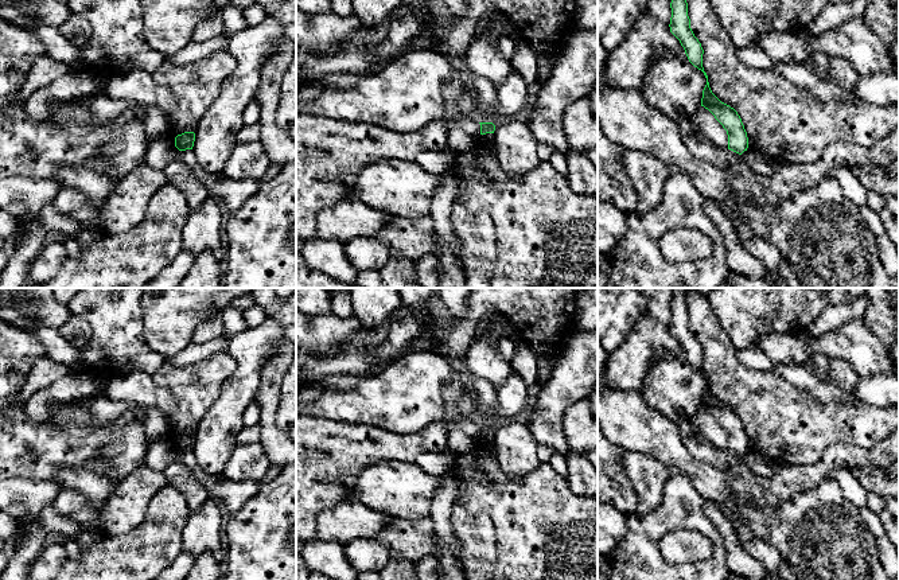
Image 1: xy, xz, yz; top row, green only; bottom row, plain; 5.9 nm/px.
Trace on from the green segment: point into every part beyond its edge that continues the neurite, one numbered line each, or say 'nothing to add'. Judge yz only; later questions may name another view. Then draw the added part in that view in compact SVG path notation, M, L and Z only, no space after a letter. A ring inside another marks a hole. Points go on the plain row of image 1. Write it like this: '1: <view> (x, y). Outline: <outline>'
nothing to add

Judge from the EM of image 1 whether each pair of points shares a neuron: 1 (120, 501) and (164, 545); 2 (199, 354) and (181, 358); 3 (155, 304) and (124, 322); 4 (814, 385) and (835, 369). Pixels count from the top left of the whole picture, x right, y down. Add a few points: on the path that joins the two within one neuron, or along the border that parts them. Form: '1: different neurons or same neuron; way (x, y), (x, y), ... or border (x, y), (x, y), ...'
1: different neurons; border (155, 493), (146, 516), (125, 533), (112, 536)
2: same neuron; way (195, 354), (185, 358)
3: different neurons; border (139, 302), (143, 318), (143, 339), (146, 342)
4: different neurons; border (828, 378), (852, 394)

